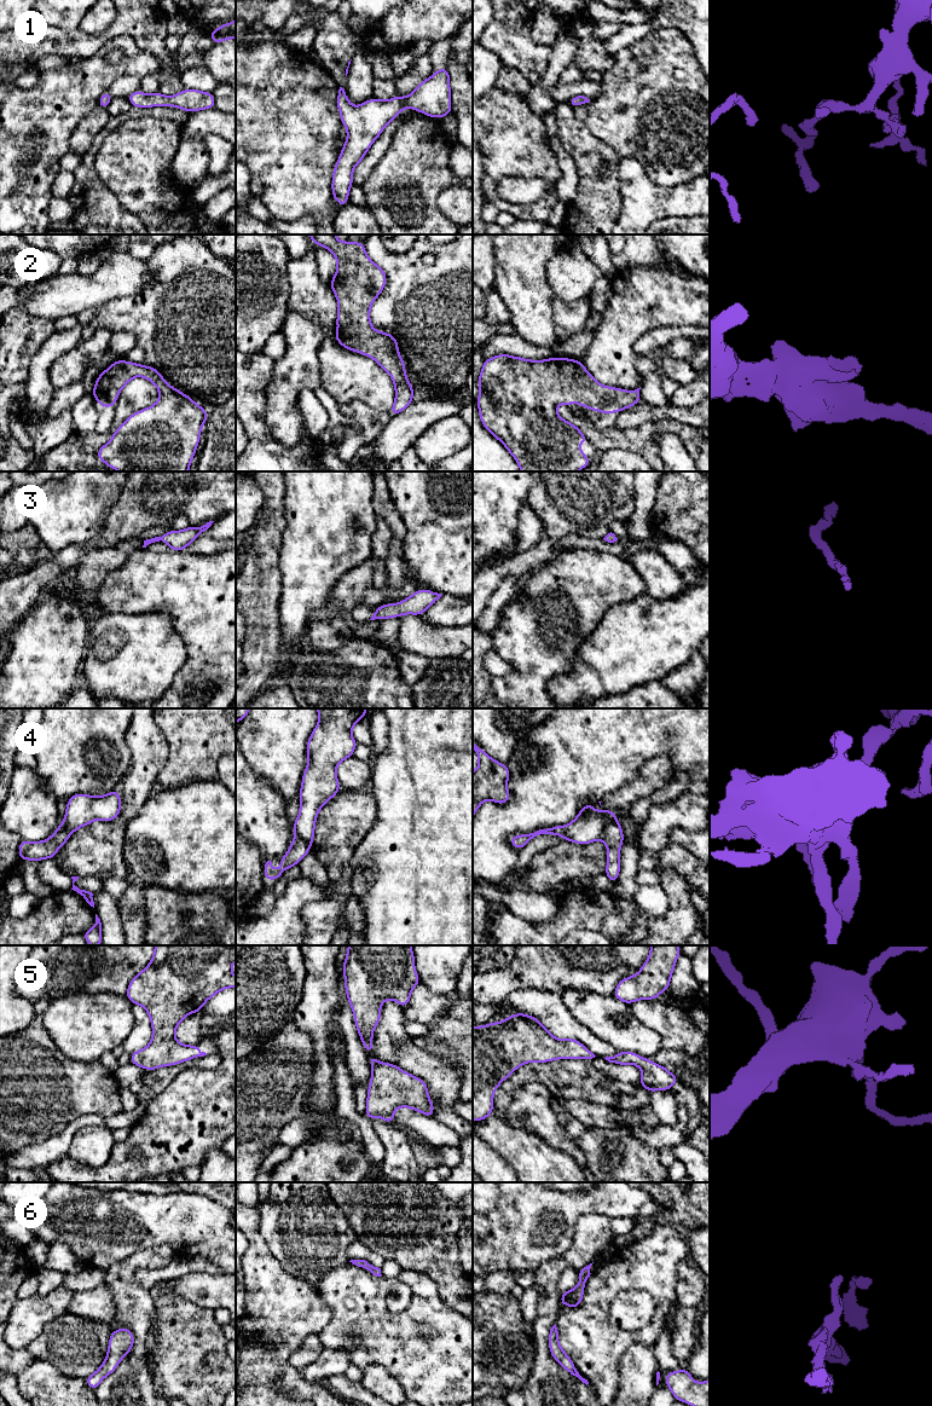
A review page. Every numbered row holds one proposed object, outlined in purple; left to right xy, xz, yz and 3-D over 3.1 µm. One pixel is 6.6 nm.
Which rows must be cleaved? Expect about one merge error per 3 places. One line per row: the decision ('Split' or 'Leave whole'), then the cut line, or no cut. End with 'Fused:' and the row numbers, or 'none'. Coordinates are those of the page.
1: Leave whole. No split
2: Leave whole. No split
3: Leave whole. No split
4: Split. Split along yz (614, 816), (606, 825), (600, 838)
5: Leave whole. No split
6: Leave whole. No split
Fused: 4

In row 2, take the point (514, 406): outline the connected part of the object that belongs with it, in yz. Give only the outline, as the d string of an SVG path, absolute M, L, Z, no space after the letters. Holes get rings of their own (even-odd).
M509 354L484 359L477 380L480 395L476 399L482 426L498 439L515 458L521 471L579 471L591 459L579 449L589 439L579 427L557 415L560 404L585 406L600 413L620 412L638 404L639 388L625 390L598 383L587 372L581 360L552 357L529 360Z

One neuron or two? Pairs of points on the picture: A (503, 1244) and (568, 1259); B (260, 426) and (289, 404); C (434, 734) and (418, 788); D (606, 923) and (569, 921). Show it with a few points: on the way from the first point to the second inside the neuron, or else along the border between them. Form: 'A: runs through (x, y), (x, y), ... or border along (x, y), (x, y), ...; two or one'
A: border along (574, 1231), (569, 1248), (536, 1269); two
B: border along (266, 392), (266, 423), (271, 434), (283, 444); two
C: runs through (434, 747), (434, 773), (432, 775); one
D: runs through (597, 921), (578, 921); one

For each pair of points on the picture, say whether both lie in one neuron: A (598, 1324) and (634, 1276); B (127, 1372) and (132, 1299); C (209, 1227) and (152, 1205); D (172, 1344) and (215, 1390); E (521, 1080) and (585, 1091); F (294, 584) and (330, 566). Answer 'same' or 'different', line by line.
A: same
B: same
C: same
D: same
E: same
F: same

